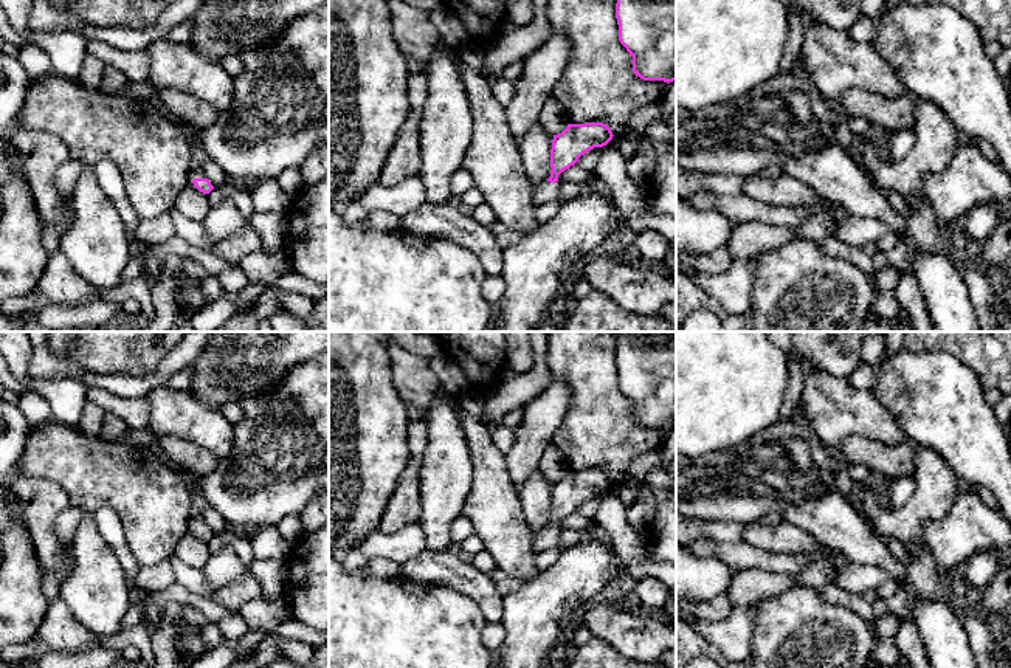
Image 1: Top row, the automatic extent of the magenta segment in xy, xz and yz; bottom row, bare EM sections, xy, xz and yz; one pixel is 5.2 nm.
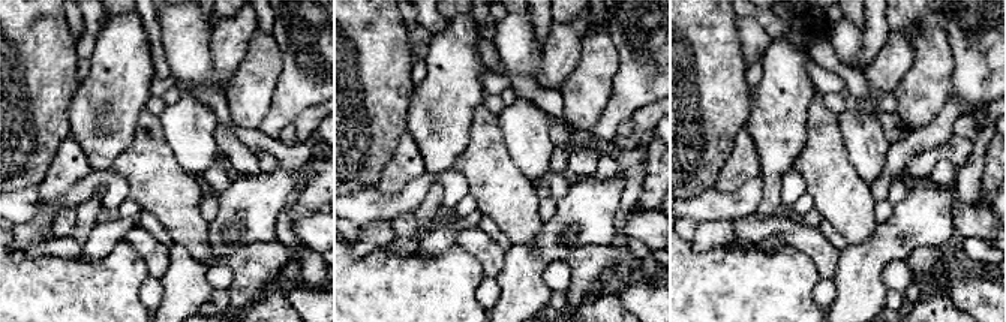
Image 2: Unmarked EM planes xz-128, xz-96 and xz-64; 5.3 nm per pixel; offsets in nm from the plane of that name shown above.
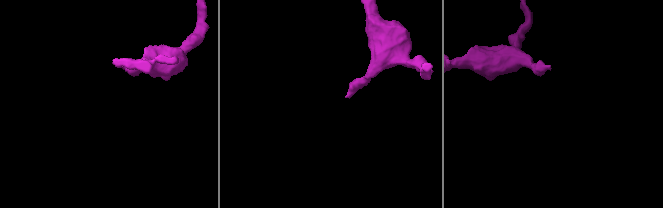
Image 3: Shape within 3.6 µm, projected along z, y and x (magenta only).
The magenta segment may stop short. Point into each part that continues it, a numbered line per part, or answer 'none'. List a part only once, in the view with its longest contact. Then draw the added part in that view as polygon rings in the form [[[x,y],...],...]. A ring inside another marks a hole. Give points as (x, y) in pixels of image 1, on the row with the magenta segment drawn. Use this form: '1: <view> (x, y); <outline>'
1: xy (196, 172); [[[195,163],[188,174],[188,183],[192,184],[192,186],[194,186],[194,183],[192,183],[194,178],[206,178],[205,172]]]

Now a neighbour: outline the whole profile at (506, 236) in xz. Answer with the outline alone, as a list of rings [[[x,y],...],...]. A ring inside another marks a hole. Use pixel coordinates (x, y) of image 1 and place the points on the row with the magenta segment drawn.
[[[501,222],[493,223],[490,226],[490,231],[502,250],[518,243],[526,236],[519,231],[512,229],[510,226],[507,226]]]

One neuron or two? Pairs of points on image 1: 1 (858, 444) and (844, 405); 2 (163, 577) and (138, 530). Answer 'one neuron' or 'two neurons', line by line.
1: two neurons
2: two neurons

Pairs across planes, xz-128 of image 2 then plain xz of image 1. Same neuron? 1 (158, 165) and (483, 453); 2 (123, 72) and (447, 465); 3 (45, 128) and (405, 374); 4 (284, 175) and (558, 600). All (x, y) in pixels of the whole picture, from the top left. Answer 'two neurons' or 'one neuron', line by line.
1: one neuron
2: one neuron
3: two neurons
4: one neuron

